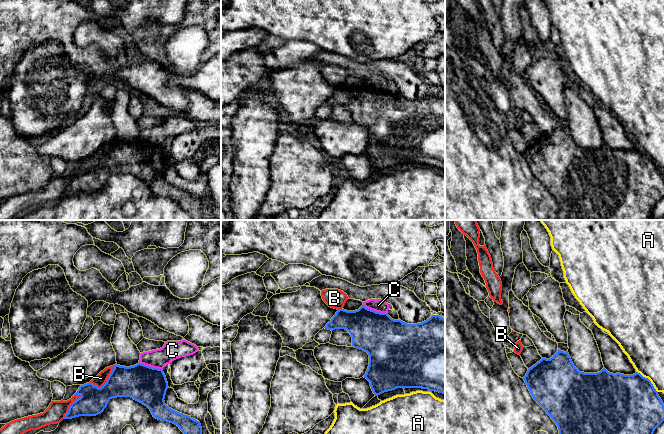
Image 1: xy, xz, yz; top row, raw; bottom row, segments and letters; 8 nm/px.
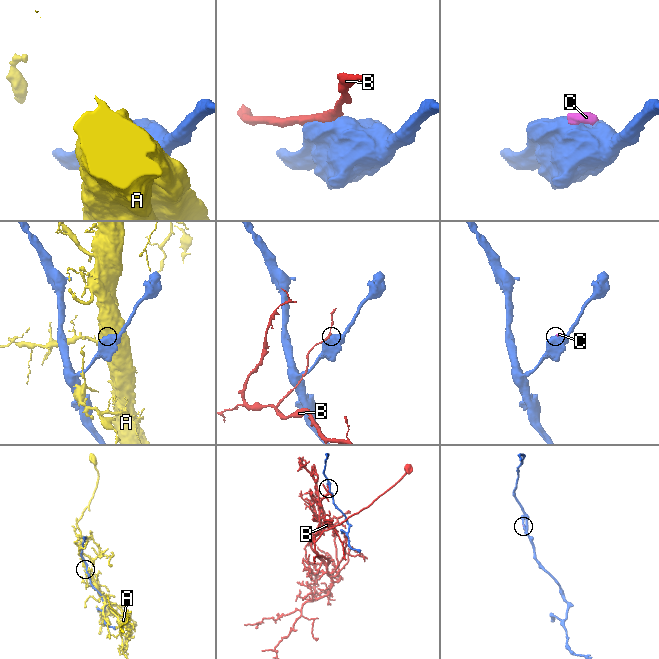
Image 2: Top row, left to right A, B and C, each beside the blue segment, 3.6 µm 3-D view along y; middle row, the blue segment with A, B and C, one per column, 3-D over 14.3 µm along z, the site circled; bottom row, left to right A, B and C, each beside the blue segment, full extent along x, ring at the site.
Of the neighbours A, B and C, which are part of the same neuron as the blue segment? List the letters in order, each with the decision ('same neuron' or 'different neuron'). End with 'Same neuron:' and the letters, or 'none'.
A: different neuron
B: different neuron
C: different neuron
Same neuron: none

